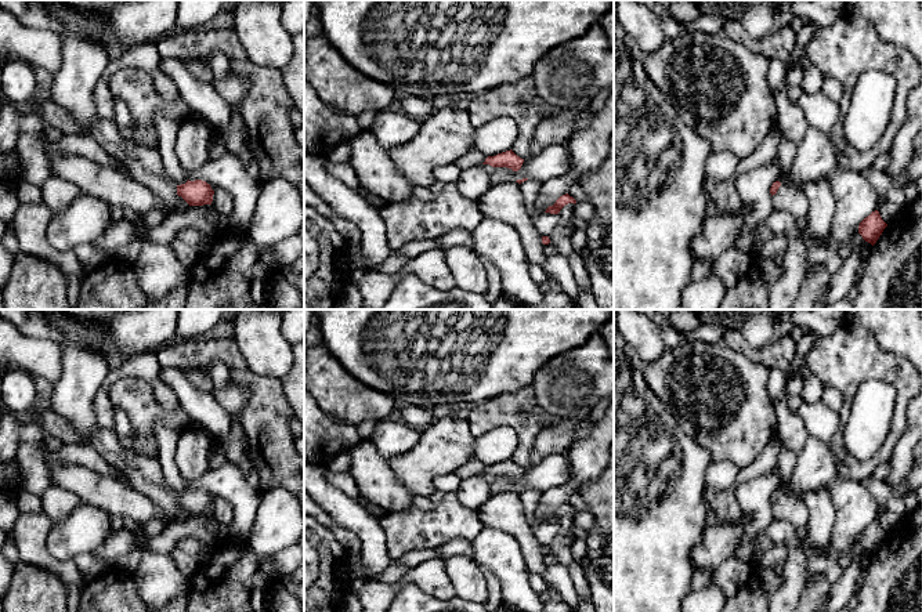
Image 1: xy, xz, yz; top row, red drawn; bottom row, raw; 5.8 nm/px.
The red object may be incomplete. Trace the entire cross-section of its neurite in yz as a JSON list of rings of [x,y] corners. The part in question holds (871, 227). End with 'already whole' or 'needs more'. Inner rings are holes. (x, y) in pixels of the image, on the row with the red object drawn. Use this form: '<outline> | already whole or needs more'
[[[875,210],[860,222],[858,233],[874,246],[886,227],[887,224],[882,220],[879,211]]] | already whole

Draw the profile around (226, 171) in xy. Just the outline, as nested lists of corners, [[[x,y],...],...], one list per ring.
[[[227,151],[213,156],[205,166],[187,171],[189,181],[202,180],[227,191],[234,200],[234,210],[228,216],[228,228],[236,235],[243,235],[253,217],[261,180],[253,178],[238,155]]]

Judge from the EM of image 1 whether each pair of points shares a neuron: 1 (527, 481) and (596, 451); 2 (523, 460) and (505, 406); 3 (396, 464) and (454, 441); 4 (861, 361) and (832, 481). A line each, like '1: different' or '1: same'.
1: different
2: same
3: same
4: different

